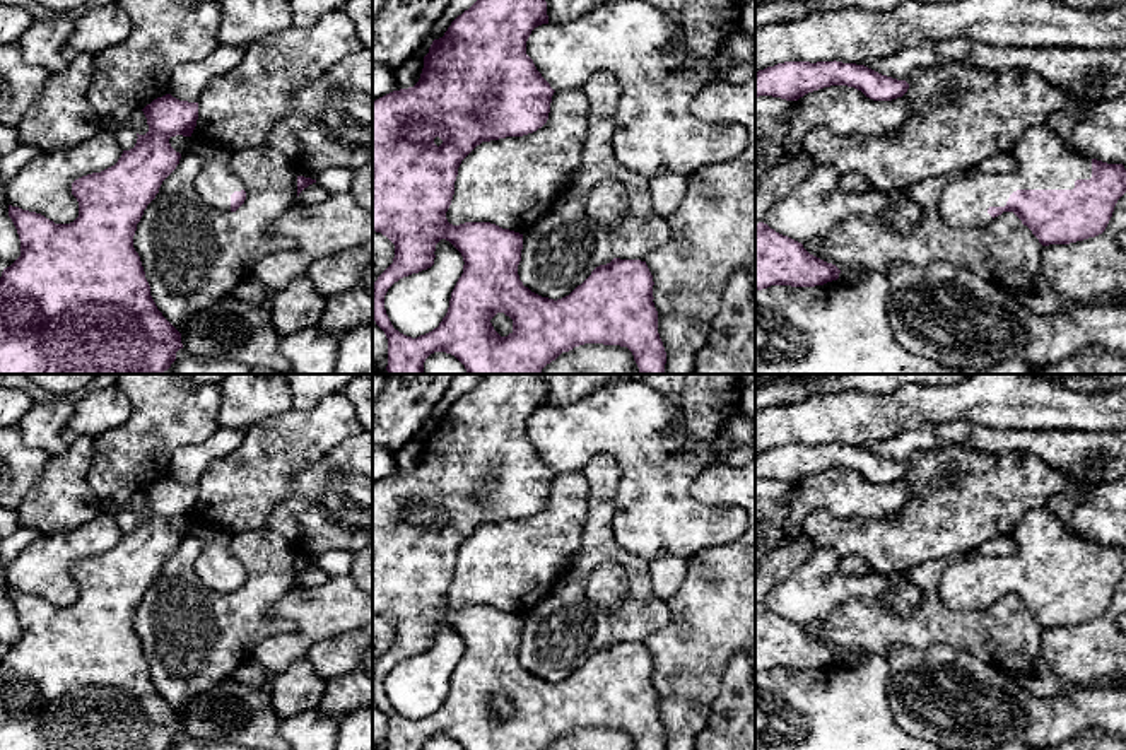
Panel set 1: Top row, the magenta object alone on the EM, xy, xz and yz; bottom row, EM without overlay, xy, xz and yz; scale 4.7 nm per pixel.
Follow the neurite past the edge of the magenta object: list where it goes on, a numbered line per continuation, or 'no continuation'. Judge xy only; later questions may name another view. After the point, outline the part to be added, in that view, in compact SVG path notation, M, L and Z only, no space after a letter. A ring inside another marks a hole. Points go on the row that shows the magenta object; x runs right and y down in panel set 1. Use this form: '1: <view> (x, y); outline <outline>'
1: xy (216, 181); outline M195 142L193 149L205 155L205 164L195 179L196 191L207 205L219 212L231 212L231 195L246 191L243 179L227 164L227 155L232 150L217 144L196 145Z

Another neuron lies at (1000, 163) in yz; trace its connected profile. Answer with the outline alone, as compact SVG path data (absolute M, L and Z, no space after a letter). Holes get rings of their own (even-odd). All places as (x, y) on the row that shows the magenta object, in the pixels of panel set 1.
M998 152L979 162L972 173L976 174L1005 174L1017 169L1017 157L1013 152Z

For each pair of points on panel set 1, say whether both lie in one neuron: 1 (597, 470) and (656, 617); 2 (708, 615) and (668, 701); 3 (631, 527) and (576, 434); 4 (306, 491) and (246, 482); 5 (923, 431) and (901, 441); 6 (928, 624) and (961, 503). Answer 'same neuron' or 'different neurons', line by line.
1: same neuron
2: same neuron
3: same neuron
4: different neurons
5: same neuron
6: different neurons

